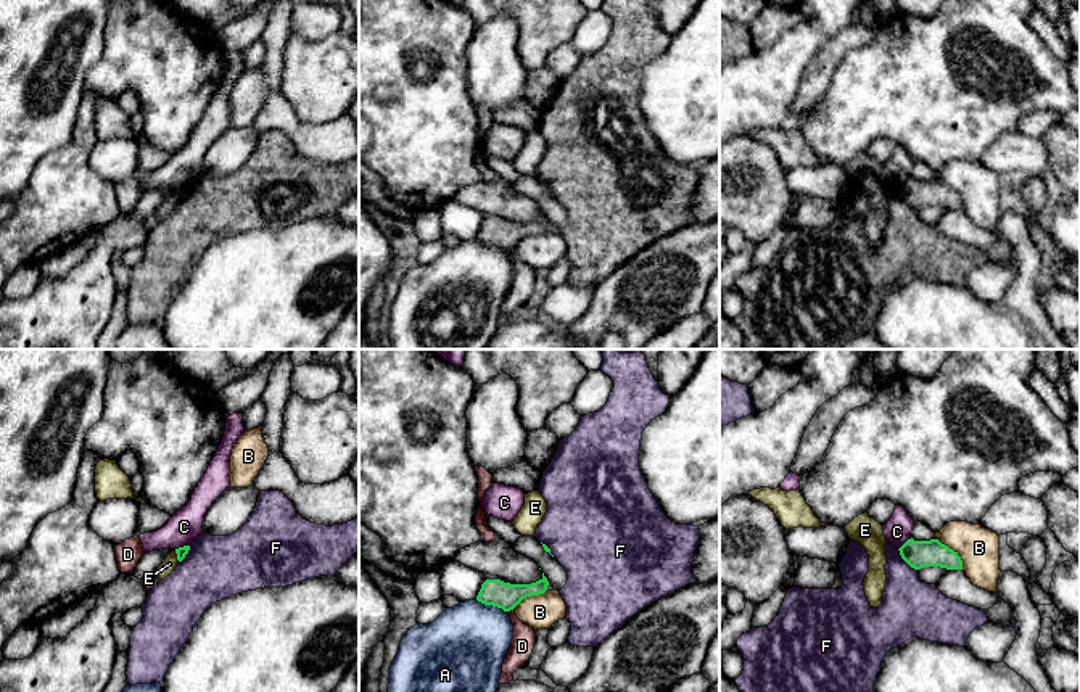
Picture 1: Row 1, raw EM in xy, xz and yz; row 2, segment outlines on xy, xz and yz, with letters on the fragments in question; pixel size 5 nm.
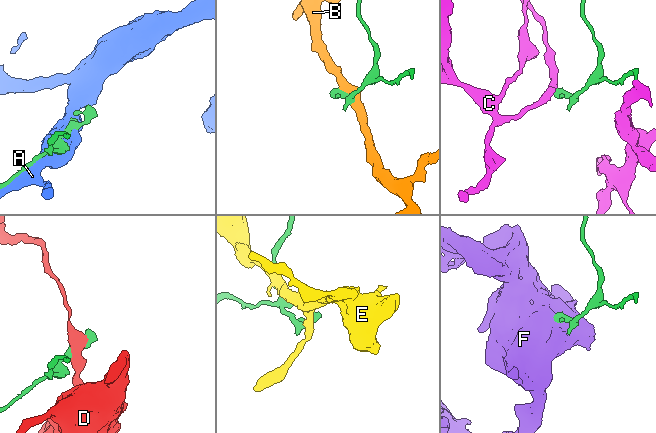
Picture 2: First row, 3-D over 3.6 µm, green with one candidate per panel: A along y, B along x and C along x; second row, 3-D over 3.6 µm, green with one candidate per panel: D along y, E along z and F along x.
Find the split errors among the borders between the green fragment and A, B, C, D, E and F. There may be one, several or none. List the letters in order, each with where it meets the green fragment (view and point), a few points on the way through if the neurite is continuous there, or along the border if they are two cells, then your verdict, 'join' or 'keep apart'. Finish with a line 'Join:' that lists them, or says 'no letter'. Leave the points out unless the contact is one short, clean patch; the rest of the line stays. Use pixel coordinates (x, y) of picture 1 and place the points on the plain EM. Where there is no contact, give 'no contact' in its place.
A: contact xz (491, 243); keep apart
B: contact yz (953, 190); border yz (935, 177), (960, 197), (963, 208); keep apart
C: contact yz (905, 182); keep apart
D: contact xz (511, 248); border xz (514, 247), (507, 251); keep apart
E: contact xy (177, 195); keep apart
F: contact yz (905, 200); border yz (897, 189), (916, 210); keep apart
Join: no letter

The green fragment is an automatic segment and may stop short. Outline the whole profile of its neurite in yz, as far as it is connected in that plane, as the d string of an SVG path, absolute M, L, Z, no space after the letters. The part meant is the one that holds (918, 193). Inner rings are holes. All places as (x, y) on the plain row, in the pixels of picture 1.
M911 177L898 190L901 198L914 209L924 206L963 209L963 200L958 192L942 183L938 179L914 180Z

